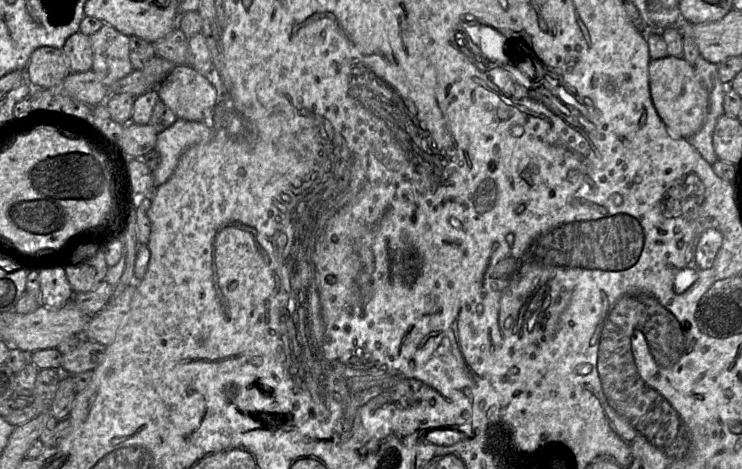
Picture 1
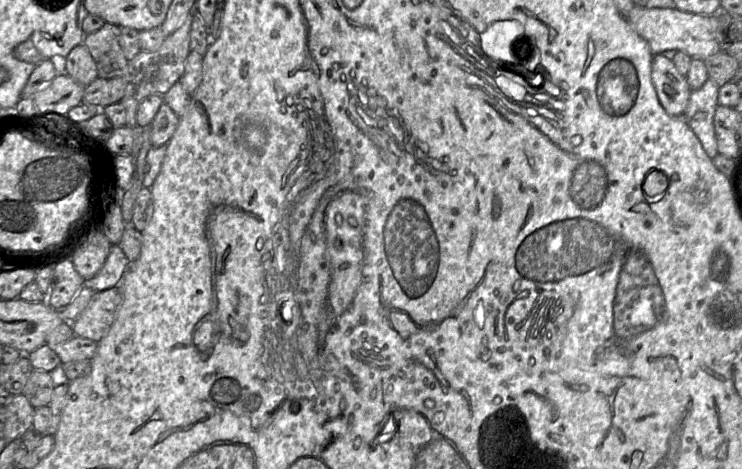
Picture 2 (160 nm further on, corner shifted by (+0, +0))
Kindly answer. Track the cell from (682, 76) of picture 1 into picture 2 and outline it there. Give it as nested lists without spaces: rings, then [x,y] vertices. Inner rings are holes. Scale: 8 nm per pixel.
[[[662,54],[653,56],[651,77],[665,111],[671,116],[681,117],[691,94],[687,78],[678,72],[673,61]]]

